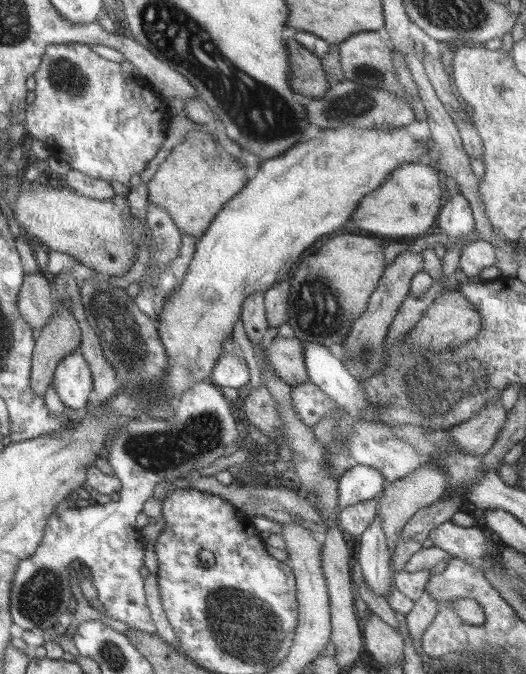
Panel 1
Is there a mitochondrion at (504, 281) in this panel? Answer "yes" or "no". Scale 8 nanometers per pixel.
no

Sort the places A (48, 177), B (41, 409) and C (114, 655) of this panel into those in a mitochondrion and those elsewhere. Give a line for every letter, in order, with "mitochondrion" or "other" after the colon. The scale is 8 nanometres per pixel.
A: other
B: other
C: mitochondrion

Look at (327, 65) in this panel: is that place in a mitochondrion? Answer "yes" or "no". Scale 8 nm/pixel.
no

